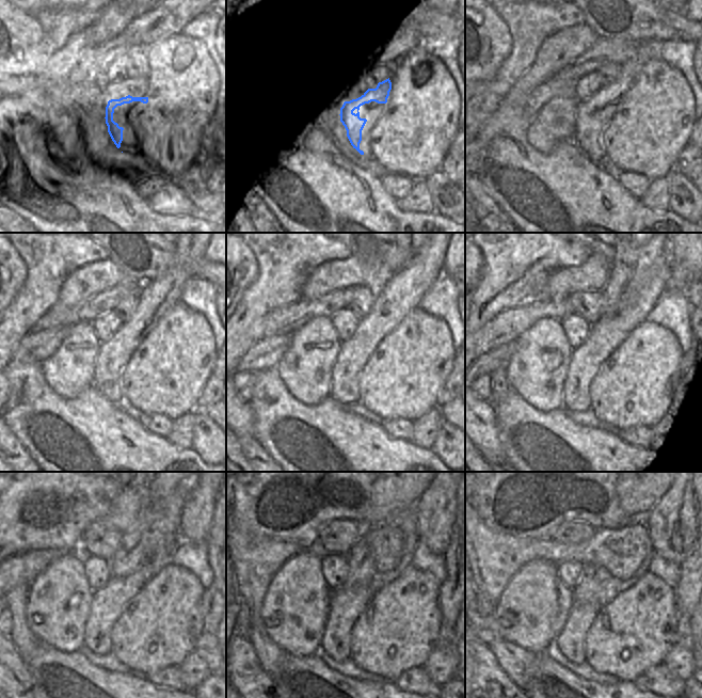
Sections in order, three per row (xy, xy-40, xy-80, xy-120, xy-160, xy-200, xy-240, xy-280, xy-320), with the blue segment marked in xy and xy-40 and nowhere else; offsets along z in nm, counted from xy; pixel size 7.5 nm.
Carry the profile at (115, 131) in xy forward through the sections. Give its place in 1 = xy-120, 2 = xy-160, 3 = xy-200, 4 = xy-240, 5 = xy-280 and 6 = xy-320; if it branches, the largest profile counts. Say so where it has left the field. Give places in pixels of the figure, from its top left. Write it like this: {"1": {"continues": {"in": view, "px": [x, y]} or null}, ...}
{"1": {"continues": {"in": "xy-120", "px": [157, 297]}}, "2": {"continues": {"in": "xy-160", "px": [403, 292]}}, "3": {"continues": {"in": "xy-200", "px": [649, 282]}}, "4": {"continues": {"in": "xy-240", "px": [162, 537]}}, "5": {"continues": {"in": "xy-280", "px": [346, 605]}}, "6": {"continues": {"in": "xy-320", "px": [571, 640]}}}

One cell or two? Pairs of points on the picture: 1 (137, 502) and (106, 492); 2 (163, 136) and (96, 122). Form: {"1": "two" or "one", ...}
{"1": "two", "2": "two"}

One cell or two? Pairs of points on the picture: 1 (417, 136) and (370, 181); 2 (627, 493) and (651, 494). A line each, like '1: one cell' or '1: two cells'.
1: two cells
2: one cell

